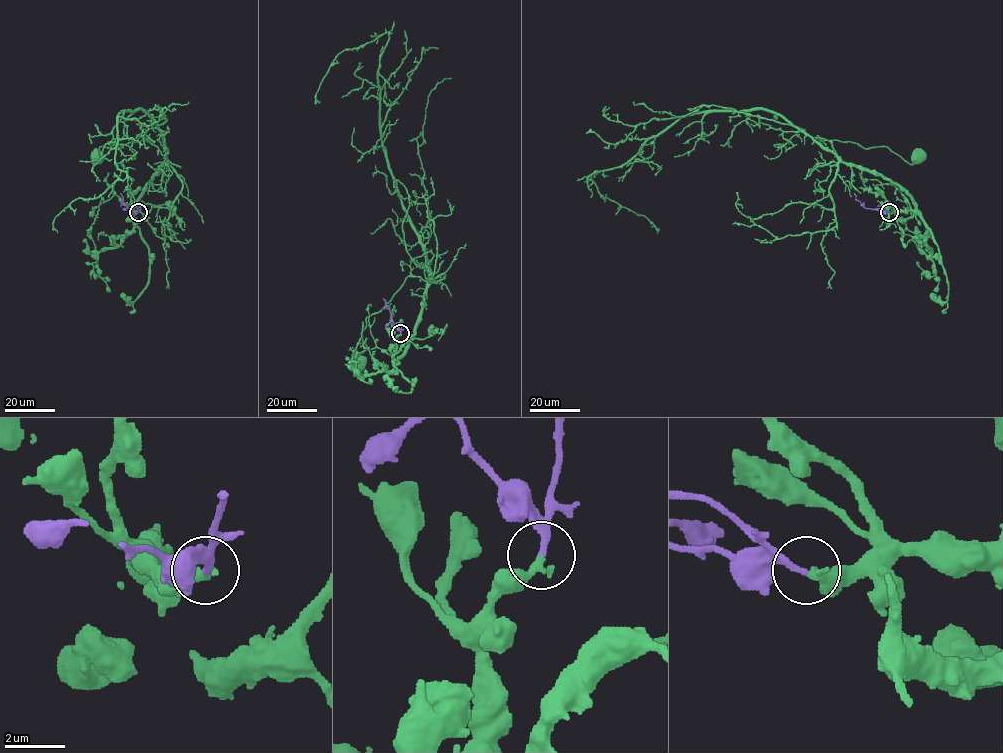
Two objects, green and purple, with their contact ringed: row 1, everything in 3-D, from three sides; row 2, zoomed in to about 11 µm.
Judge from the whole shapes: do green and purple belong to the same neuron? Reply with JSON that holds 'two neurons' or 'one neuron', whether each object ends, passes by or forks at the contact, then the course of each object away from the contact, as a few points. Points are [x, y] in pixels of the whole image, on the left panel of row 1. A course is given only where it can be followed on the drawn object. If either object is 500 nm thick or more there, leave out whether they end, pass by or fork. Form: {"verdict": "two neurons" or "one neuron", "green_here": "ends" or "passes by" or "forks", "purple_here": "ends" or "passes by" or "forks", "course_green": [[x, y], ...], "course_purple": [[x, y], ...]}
{"verdict": "one neuron", "green_here": "ends", "purple_here": "ends", "course_green": [[137, 212], [132, 205], [164, 156], [143, 140], [101, 146], [94, 164], [99, 155]], "course_purple": [[137, 212], [127, 208], [120, 193]]}

